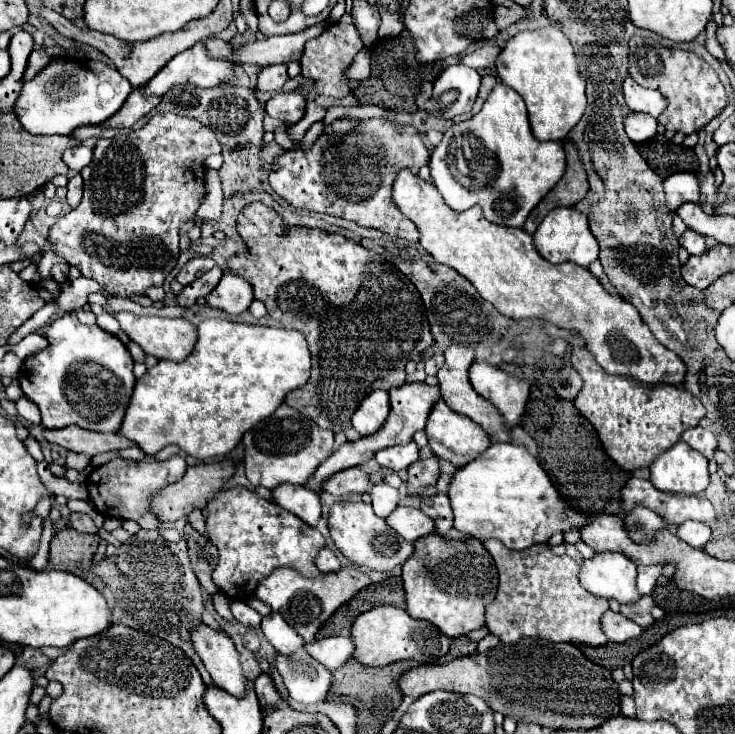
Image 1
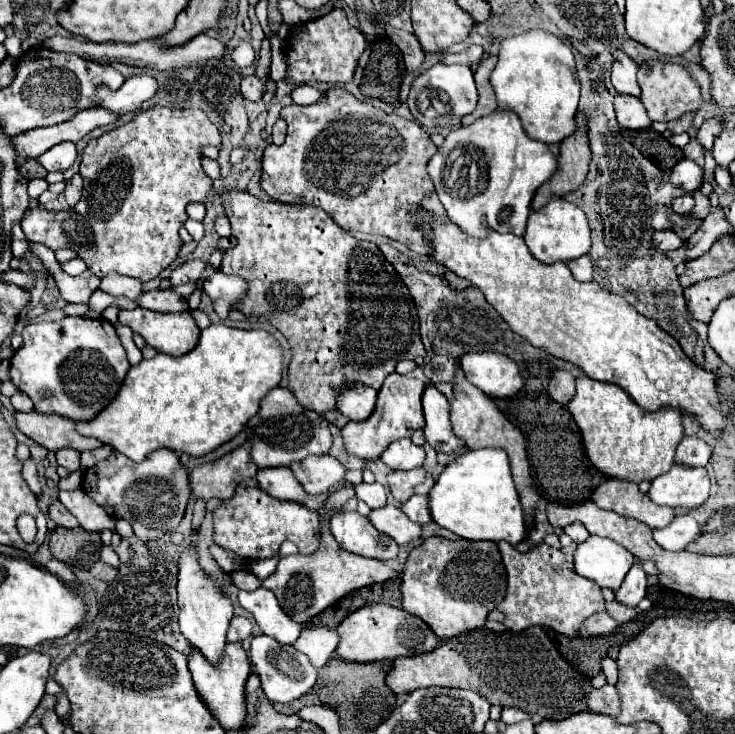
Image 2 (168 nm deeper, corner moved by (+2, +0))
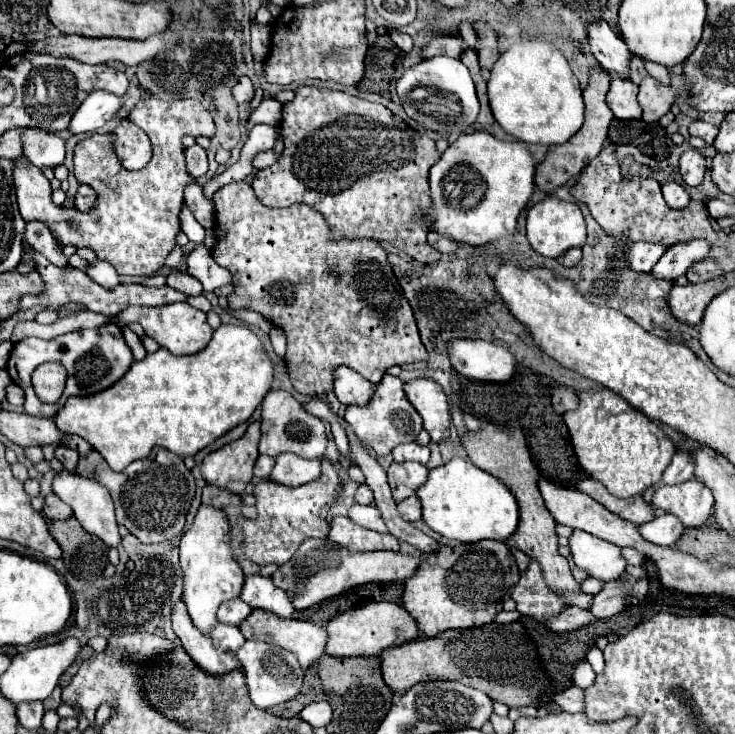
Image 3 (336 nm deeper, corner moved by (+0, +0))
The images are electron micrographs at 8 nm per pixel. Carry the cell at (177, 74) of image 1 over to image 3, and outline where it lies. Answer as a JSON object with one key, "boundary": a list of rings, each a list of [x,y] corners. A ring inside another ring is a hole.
{"boundary":[[[95,90],[75,112],[69,130],[73,130],[73,134],[93,132],[101,128],[105,122],[109,122],[121,108],[123,108],[123,96],[111,94],[107,90]]]}

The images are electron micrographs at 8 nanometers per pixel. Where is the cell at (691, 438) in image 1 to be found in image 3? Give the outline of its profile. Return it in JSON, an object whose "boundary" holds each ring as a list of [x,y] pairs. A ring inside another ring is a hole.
{"boundary":[[[677,450],[677,454],[673,456],[671,464],[667,466],[663,480],[665,484],[679,484],[685,480],[691,480],[695,472],[695,462],[693,462],[693,454],[687,450]]]}

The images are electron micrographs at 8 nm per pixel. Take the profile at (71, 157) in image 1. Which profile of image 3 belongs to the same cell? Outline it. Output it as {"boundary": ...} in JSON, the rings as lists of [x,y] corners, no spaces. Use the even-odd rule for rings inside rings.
{"boundary":[[[27,130],[25,156],[37,168],[57,168],[65,162],[65,140],[43,130]]]}

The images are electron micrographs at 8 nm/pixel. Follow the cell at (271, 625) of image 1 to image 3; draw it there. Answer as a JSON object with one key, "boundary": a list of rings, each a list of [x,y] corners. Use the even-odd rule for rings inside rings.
{"boundary":[[[253,574],[245,580],[241,590],[241,600],[247,602],[253,610],[259,608],[279,618],[291,618],[295,612],[287,594],[283,594],[283,590],[273,586],[271,578],[263,578],[259,574]]]}

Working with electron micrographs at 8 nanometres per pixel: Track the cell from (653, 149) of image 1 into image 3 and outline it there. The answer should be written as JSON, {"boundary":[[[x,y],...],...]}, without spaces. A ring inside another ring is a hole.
{"boundary":[[[613,120],[609,126],[609,140],[613,144],[639,146],[643,154],[653,156],[655,160],[665,160],[669,156],[665,130],[661,124],[645,124],[643,120],[631,120],[631,122]]]}

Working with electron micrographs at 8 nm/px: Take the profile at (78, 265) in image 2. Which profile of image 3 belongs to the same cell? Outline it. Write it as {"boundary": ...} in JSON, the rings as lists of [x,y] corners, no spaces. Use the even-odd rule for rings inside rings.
{"boundary":[[[29,222],[27,230],[25,230],[25,238],[27,238],[27,242],[31,242],[31,246],[35,246],[35,250],[39,250],[55,266],[67,266],[69,264],[67,256],[57,246],[55,238],[51,236],[51,232],[45,226],[41,226],[41,222]]]}

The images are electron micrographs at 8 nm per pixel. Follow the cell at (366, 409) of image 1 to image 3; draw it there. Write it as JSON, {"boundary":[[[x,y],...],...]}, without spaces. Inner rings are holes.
{"boundary":[[[351,368],[335,372],[335,396],[345,406],[367,406],[373,398],[373,384]]]}

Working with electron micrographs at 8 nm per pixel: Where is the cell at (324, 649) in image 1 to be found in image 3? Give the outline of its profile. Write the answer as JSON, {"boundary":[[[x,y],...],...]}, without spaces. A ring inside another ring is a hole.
{"boundary":[[[253,610],[251,618],[247,618],[247,622],[243,622],[243,626],[239,628],[243,632],[245,638],[255,638],[255,640],[263,640],[269,644],[277,644],[281,648],[291,650],[293,654],[297,654],[299,664],[307,670],[313,662],[317,662],[323,654],[325,654],[325,644],[327,644],[327,630],[313,624],[313,622],[305,622],[305,620],[281,620],[275,618],[273,614],[267,614],[265,610]]]}

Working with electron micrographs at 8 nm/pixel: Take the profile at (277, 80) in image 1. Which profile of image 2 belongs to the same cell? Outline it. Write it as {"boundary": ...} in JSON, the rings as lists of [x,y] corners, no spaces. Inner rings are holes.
{"boundary":[[[245,76],[241,80],[241,94],[245,100],[261,100],[263,84],[257,80],[257,76]]]}

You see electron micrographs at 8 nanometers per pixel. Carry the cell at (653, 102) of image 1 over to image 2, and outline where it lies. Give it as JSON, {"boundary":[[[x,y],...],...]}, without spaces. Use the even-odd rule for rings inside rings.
{"boundary":[[[611,50],[613,54],[613,68],[611,68],[611,82],[619,94],[631,94],[637,96],[641,94],[639,84],[637,84],[637,64],[623,52],[623,50]]]}

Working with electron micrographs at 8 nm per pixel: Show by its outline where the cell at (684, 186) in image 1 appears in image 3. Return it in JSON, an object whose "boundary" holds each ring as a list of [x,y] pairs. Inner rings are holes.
{"boundary":[[[689,150],[681,156],[681,162],[679,162],[679,170],[681,170],[681,176],[685,180],[687,186],[699,186],[703,182],[703,176],[705,176],[705,158],[699,150]]]}

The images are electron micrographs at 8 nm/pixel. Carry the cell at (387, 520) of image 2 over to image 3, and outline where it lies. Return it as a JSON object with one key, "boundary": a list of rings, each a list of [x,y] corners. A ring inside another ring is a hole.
{"boundary":[[[355,504],[355,506],[349,510],[347,516],[349,516],[353,522],[357,522],[357,524],[361,524],[361,526],[365,526],[365,528],[371,528],[371,530],[383,532],[383,534],[389,534],[389,530],[387,530],[387,526],[385,526],[385,522],[383,522],[379,510],[377,510],[373,504],[369,504],[369,506]]]}

